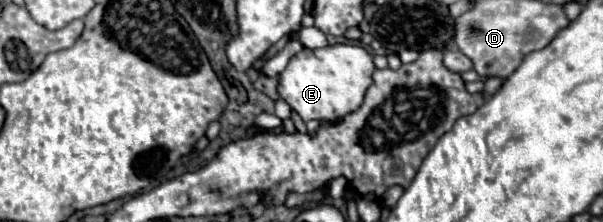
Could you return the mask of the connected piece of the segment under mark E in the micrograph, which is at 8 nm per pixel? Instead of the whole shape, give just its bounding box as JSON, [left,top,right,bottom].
[278,44,374,122]

